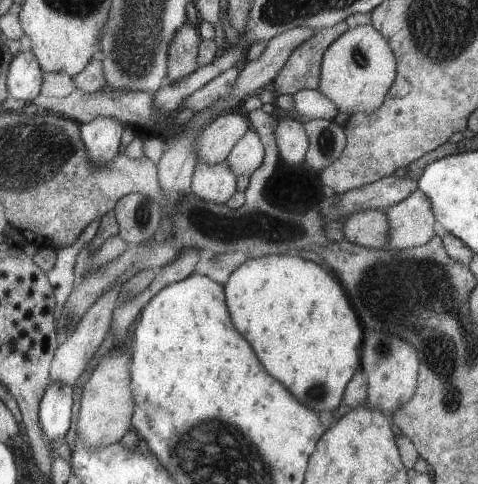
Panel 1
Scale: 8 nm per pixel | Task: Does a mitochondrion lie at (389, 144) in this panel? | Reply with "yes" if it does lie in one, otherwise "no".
no

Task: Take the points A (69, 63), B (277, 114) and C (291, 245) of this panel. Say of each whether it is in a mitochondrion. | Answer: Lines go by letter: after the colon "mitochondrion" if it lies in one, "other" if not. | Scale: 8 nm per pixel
A: other
B: other
C: other

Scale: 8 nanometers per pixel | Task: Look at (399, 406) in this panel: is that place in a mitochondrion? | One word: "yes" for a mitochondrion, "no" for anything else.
no

